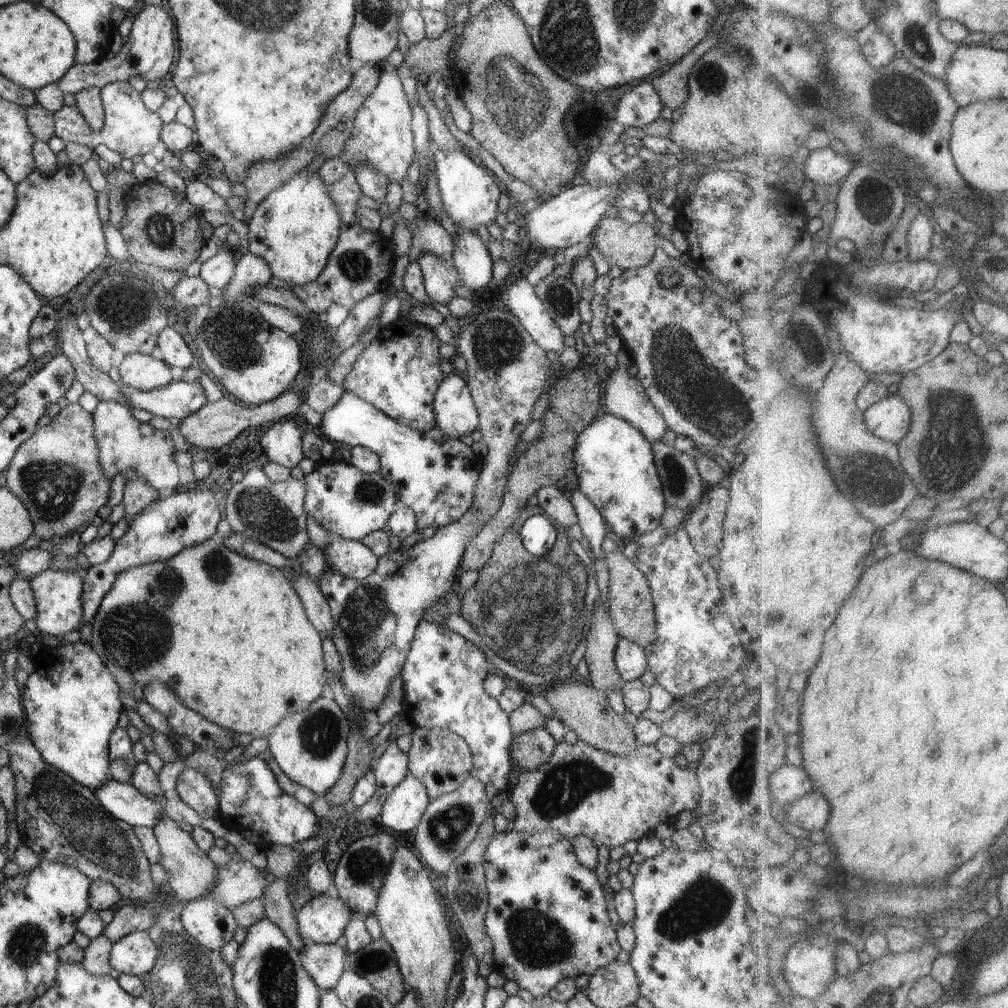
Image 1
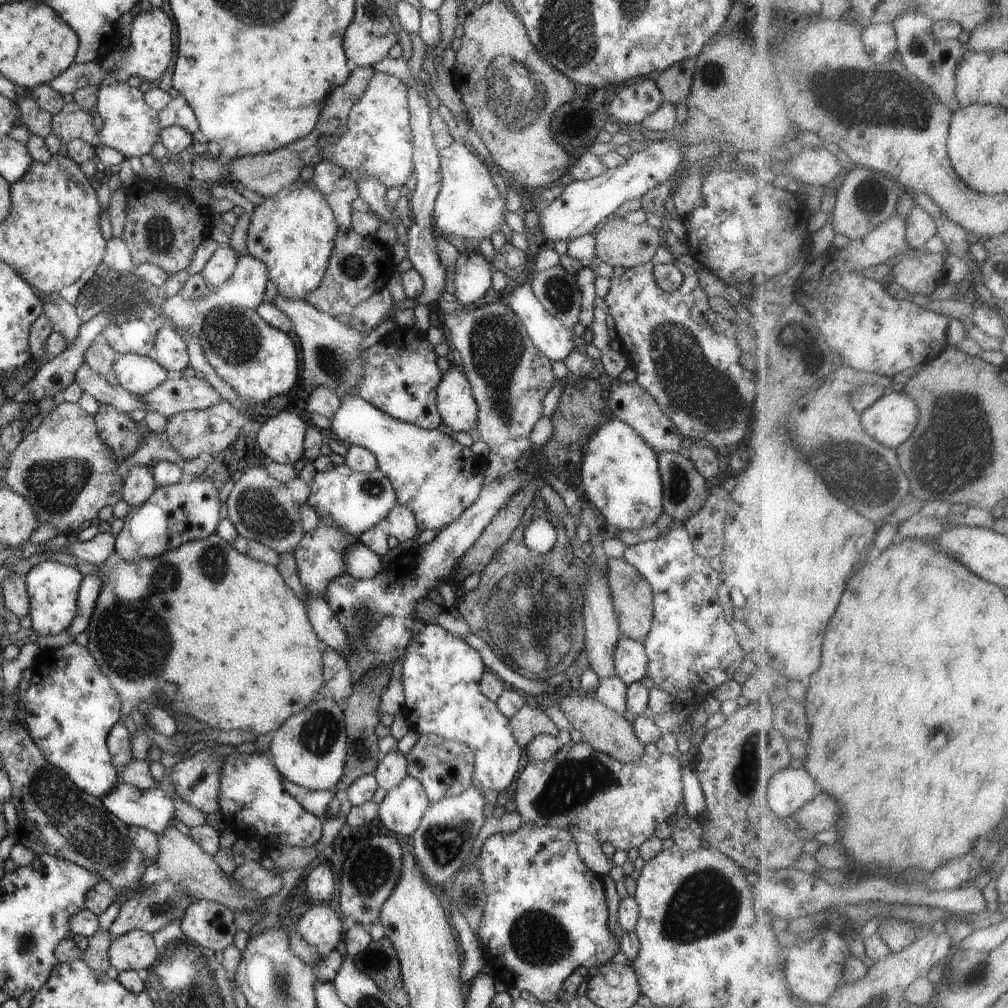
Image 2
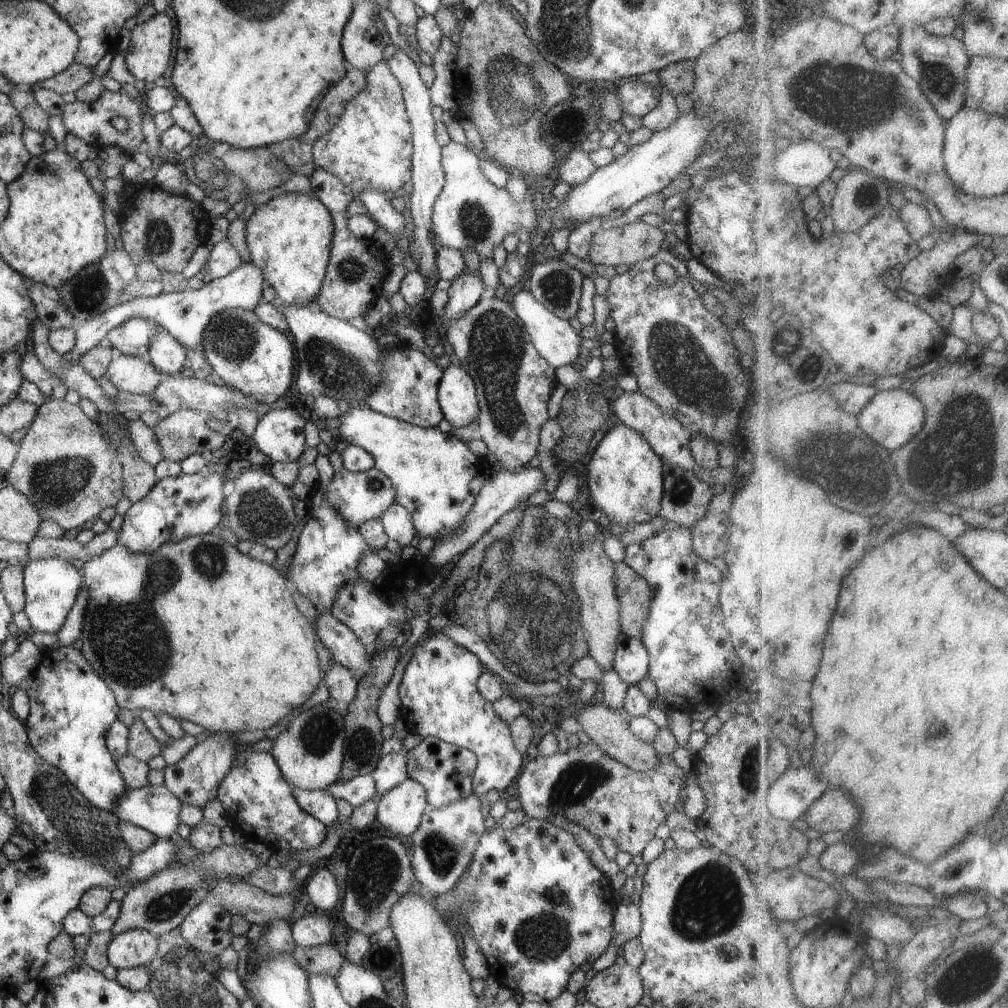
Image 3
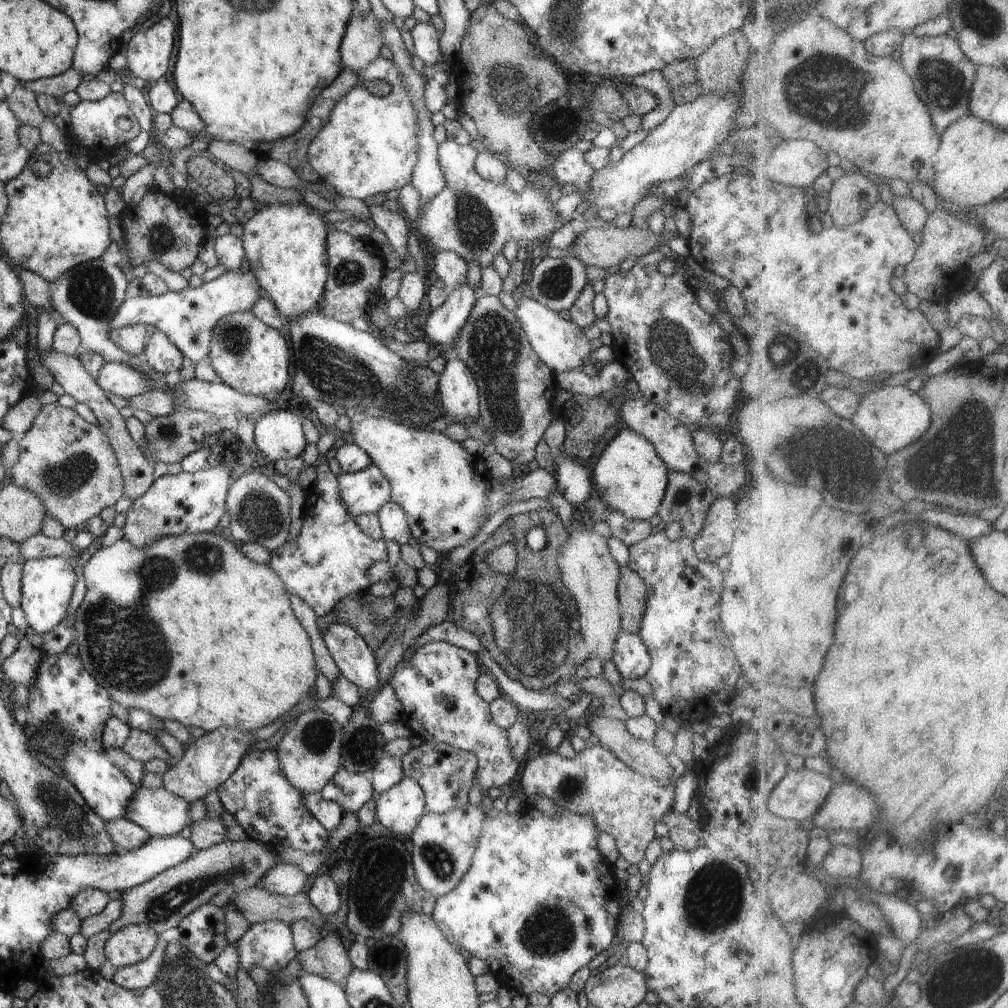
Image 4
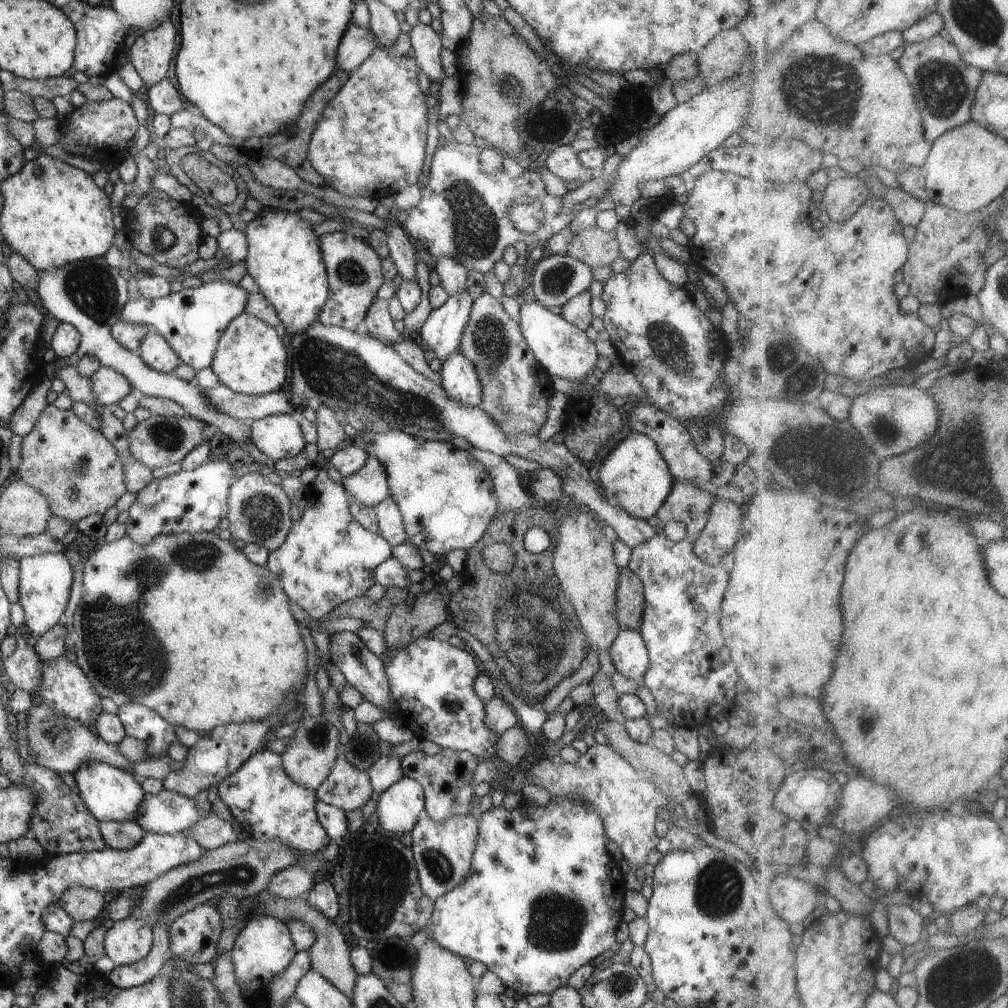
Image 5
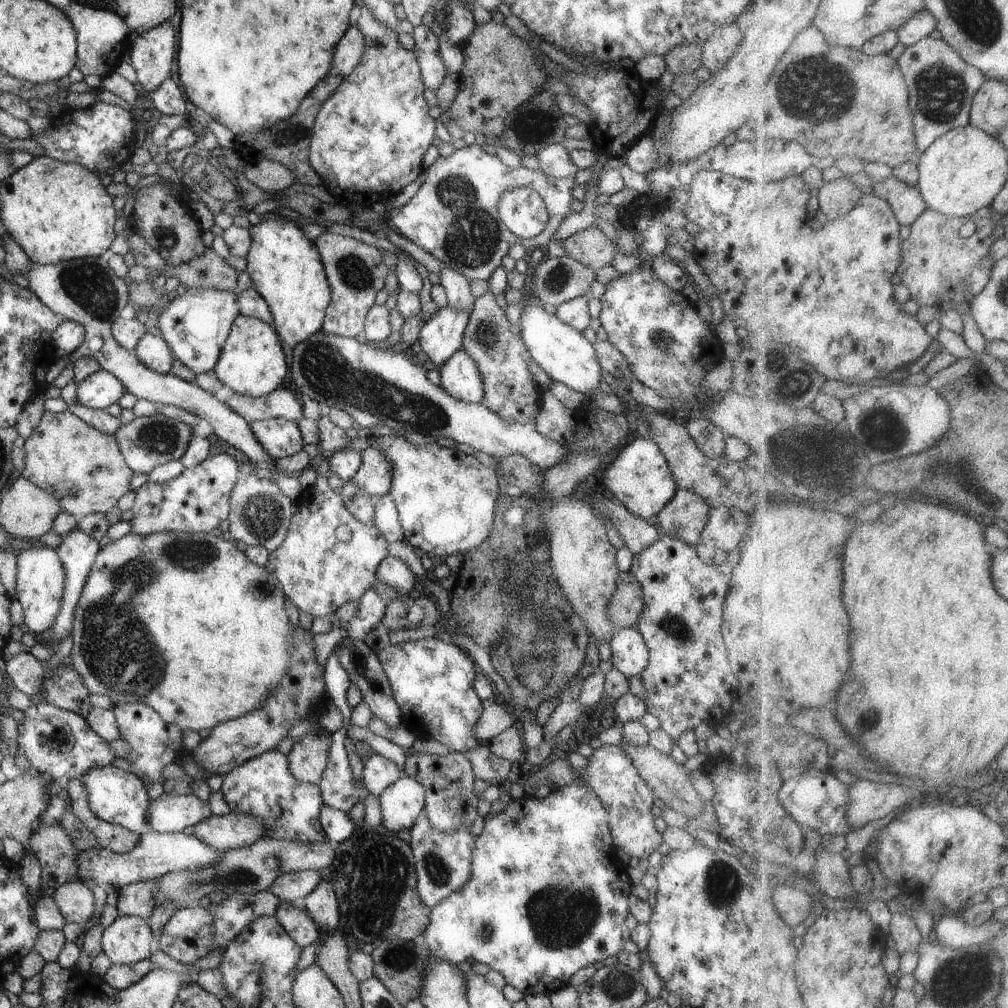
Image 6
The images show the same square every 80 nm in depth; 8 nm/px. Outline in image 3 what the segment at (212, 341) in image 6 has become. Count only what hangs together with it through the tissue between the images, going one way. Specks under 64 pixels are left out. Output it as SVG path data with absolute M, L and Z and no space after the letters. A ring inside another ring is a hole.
M242 262L238 268L230 272L227 276L218 279L212 279L199 290L189 290L178 293L167 293L156 297L136 297L131 301L124 301L102 314L97 314L94 318L88 318L86 322L76 327L76 344L74 348L64 354L66 360L70 362L79 362L80 356L86 354L98 345L106 341L108 332L124 324L132 318L144 318L144 320L154 320L161 330L164 330L174 336L186 350L201 350L204 352L204 334L206 326L210 320L220 312L227 309L241 309L254 311L258 304L261 304L262 292L266 284L262 272L252 264L252 262Z

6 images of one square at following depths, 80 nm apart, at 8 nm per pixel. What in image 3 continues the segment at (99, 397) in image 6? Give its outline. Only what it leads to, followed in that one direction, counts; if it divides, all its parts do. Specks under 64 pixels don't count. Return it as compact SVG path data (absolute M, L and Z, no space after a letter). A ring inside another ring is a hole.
M115 355L106 370L106 378L117 392L126 394L151 394L160 385L160 371L150 362L146 364L130 355Z

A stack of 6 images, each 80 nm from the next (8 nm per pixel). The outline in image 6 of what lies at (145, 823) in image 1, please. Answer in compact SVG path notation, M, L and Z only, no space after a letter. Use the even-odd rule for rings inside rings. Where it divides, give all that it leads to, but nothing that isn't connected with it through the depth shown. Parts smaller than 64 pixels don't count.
M165 792L150 801L147 810L147 829L159 833L182 832L211 814L209 803L202 802L194 793L171 795Z

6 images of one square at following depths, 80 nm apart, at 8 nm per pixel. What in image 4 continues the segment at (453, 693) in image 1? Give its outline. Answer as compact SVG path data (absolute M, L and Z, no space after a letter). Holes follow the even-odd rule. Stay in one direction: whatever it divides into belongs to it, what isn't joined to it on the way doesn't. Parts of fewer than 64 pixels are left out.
M433 641L419 646L407 661L402 660L394 668L387 684L390 684L396 692L402 704L402 722L413 732L414 736L423 741L436 740L453 748L472 752L476 756L479 766L474 786L486 796L490 788L503 790L511 780L514 780L520 764L510 750L507 730L498 728L498 724L494 724L490 716L489 704L476 693L475 683L482 670L482 665L476 655L443 641Z

